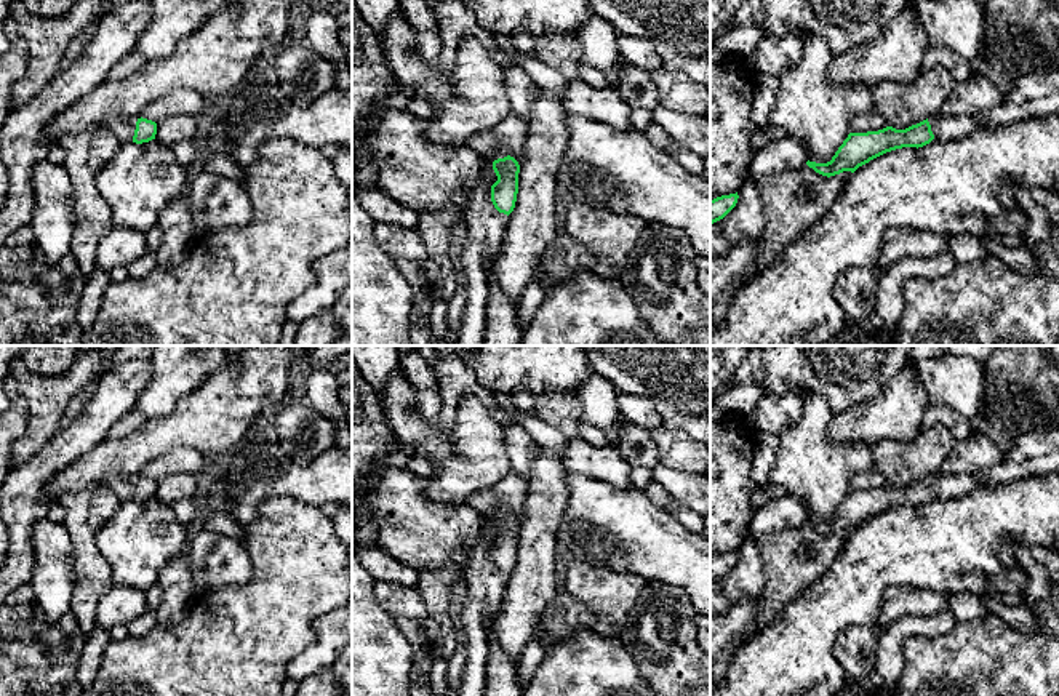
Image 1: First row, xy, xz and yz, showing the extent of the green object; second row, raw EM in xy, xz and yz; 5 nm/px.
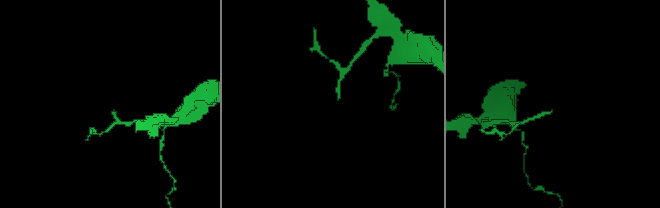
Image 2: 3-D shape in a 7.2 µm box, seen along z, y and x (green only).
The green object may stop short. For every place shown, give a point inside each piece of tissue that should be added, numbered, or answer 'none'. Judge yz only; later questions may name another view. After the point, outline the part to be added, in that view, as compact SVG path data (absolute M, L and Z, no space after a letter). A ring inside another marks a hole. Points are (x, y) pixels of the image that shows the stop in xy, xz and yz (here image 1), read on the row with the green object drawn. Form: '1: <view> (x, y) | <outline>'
1: yz (943, 127) | M936 114L928 118L934 139L958 139L977 128L979 122L974 117L947 117Z

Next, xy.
1: xy (123, 128) | M138 118L112 120L106 123L122 142L133 142Z

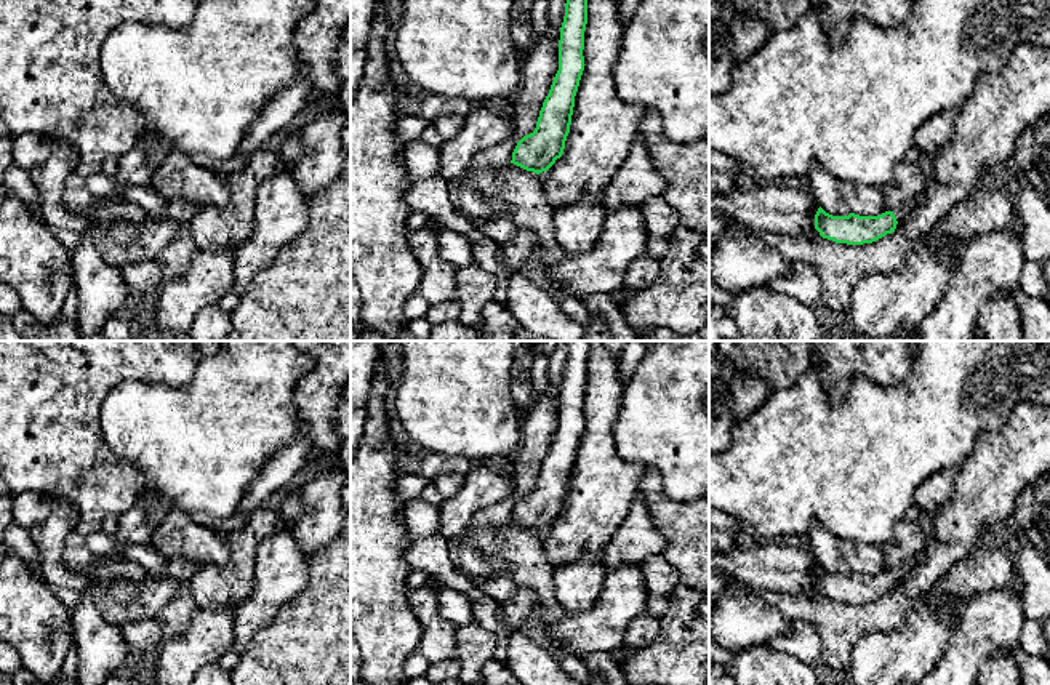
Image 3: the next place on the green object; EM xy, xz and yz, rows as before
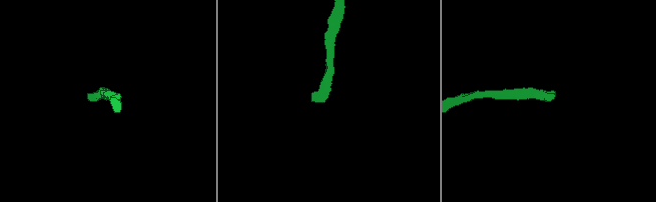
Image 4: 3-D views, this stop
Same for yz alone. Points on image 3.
1: yz (905, 210) | M914 198L908 200L901 208L893 211L898 222L903 221L911 213L912 205L914 205Z

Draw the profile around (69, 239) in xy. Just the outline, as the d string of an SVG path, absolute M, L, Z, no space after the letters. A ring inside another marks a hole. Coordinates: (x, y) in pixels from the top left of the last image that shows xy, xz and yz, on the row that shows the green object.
M53 229L53 234L56 240L64 245L70 253L77 248L80 243L82 235L75 230L69 229Z

